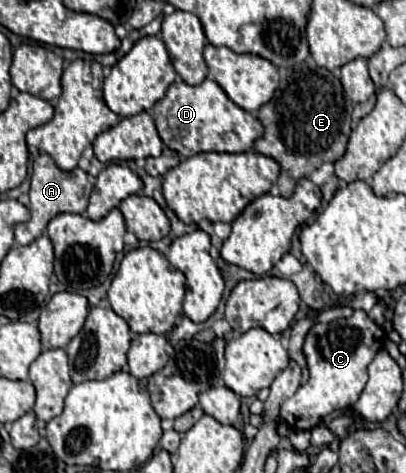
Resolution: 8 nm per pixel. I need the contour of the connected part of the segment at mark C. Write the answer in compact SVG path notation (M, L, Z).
M355 310L349 318L337 318L327 324L313 324L305 336L303 354L309 368L309 380L283 402L281 418L291 430L311 430L323 416L333 410L343 410L353 404L367 384L367 366L373 356L383 348L385 332L377 326L367 312Z

